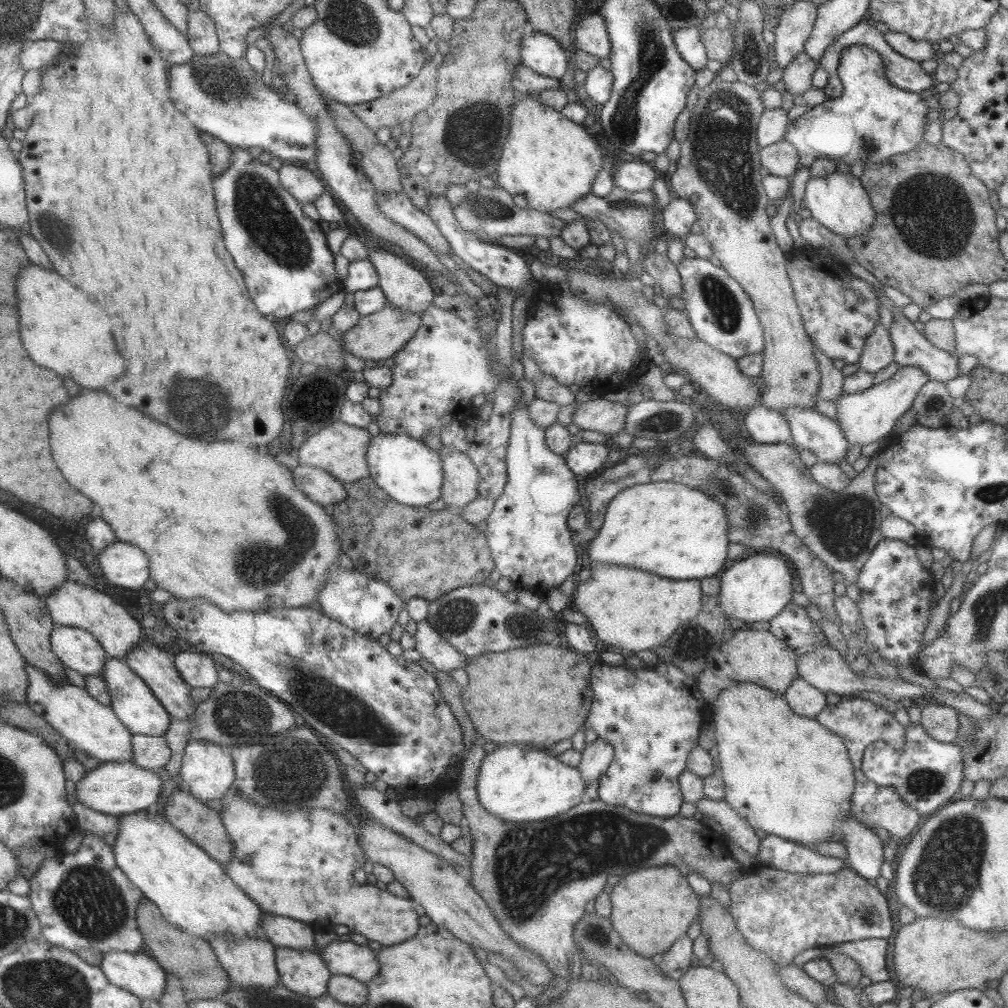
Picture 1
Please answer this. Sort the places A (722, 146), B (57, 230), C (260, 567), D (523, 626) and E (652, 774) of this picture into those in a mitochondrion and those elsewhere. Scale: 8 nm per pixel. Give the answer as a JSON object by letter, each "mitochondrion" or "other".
{"A":"mitochondrion","B":"mitochondrion","C":"mitochondrion","D":"mitochondrion","E":"mitochondrion"}

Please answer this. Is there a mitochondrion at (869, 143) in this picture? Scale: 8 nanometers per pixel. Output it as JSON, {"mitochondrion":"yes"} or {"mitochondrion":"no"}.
{"mitochondrion":"yes"}

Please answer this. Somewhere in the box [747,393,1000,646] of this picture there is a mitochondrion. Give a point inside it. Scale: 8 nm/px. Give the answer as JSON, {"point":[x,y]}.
{"point":[844,528]}

